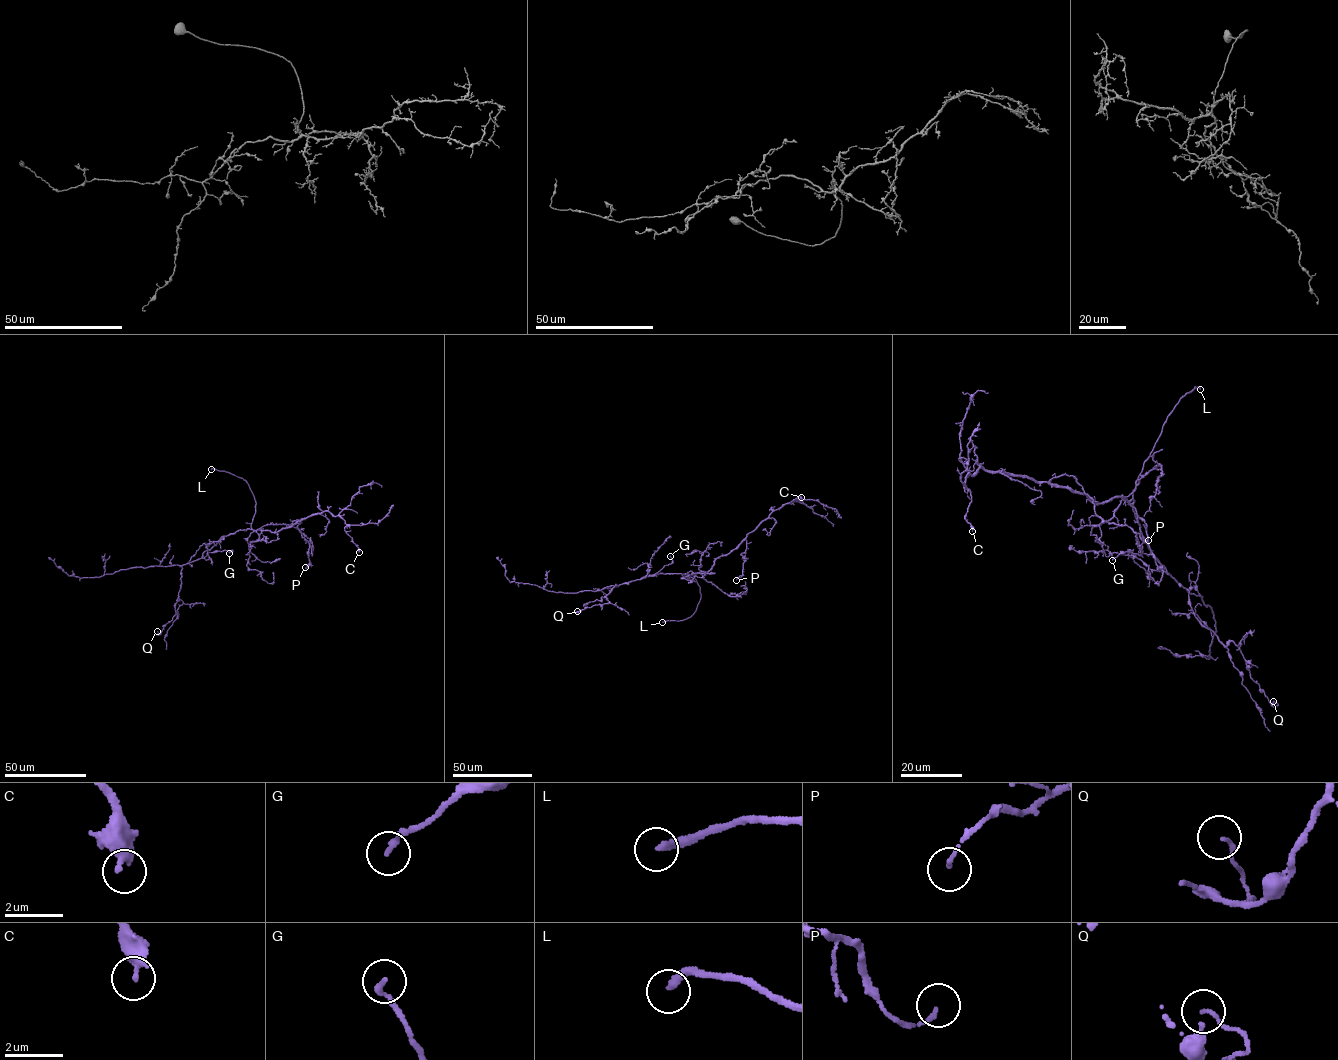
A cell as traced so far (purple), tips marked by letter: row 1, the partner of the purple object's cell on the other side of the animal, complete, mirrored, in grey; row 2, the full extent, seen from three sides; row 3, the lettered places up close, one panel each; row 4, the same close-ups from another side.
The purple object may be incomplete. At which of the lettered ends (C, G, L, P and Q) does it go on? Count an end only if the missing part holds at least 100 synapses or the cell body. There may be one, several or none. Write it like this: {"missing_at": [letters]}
{"missing_at": ["L"]}

